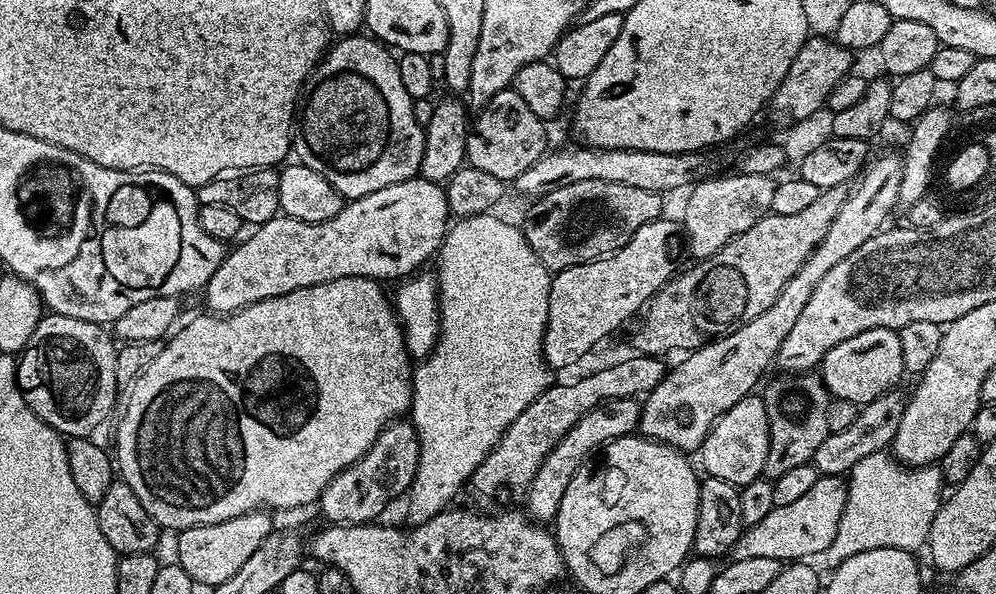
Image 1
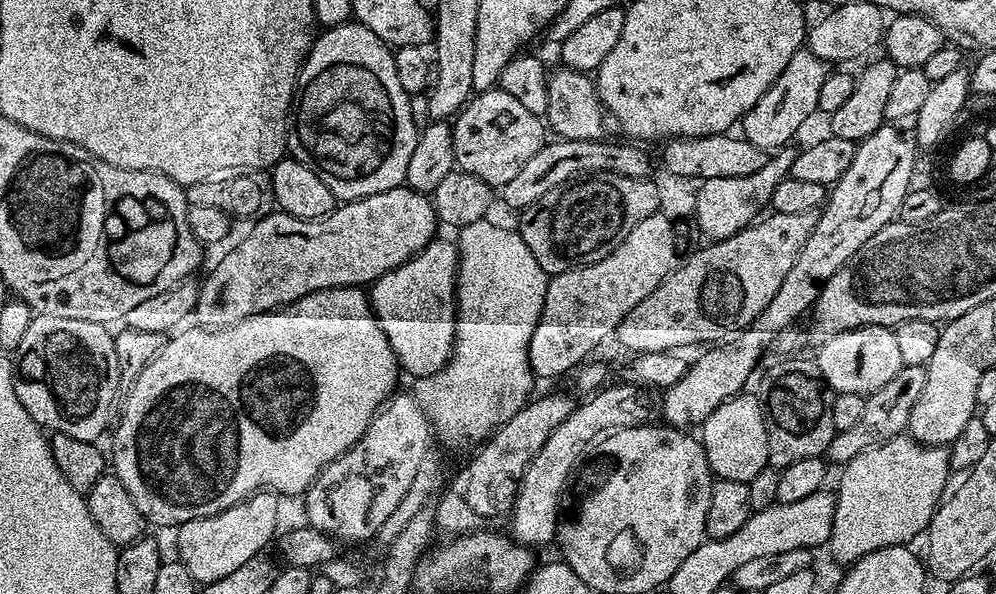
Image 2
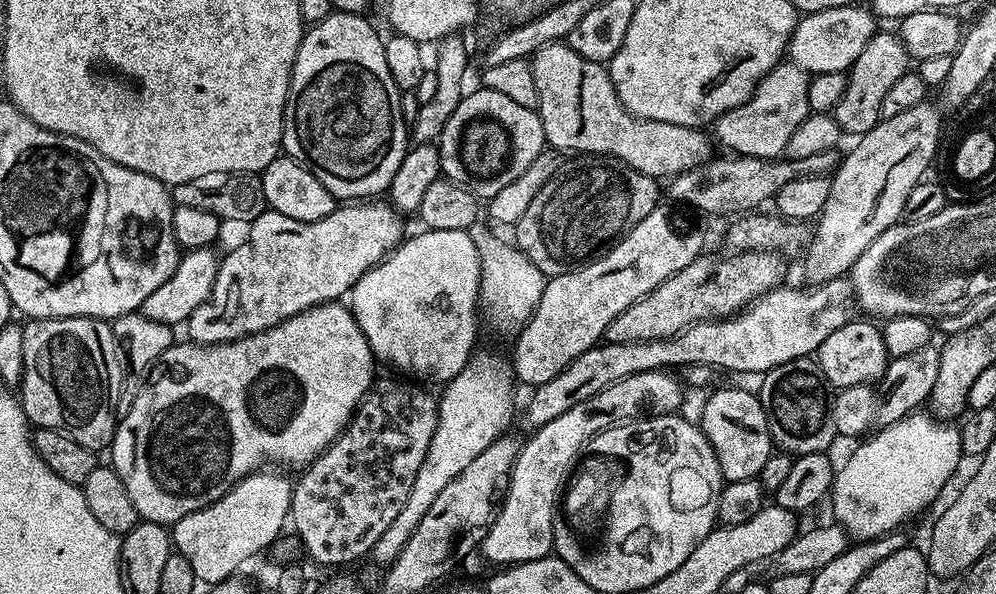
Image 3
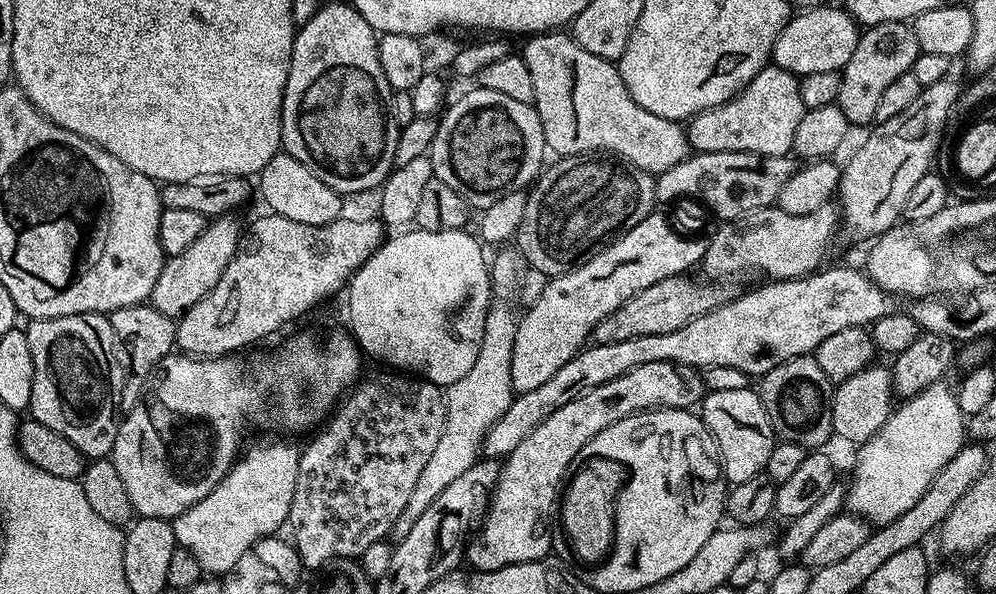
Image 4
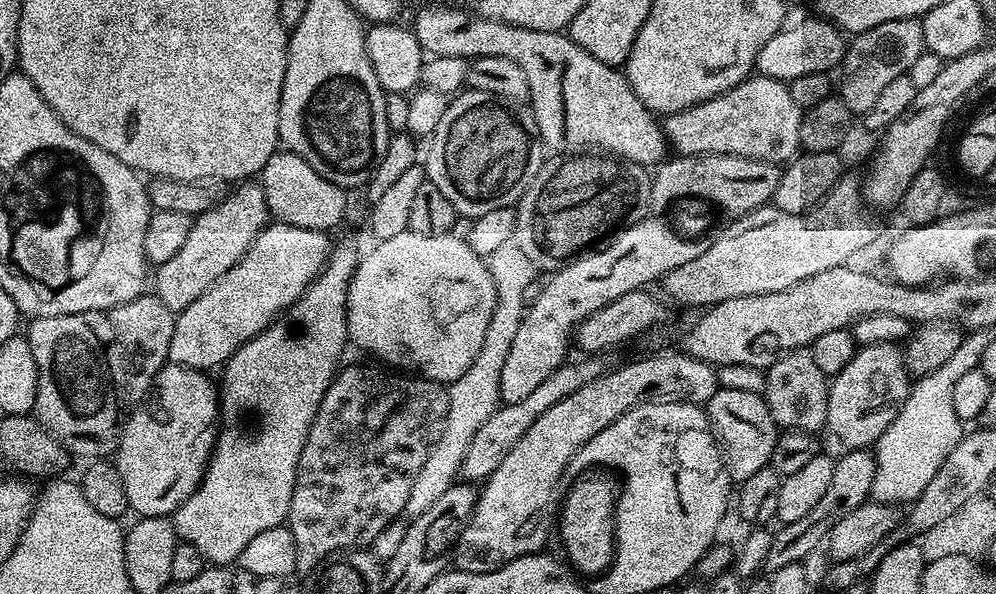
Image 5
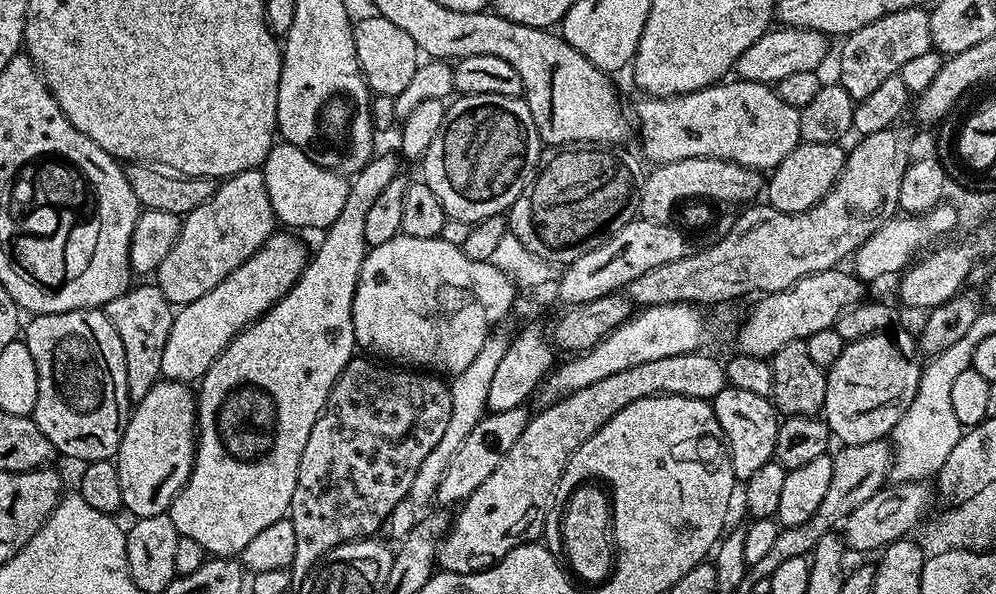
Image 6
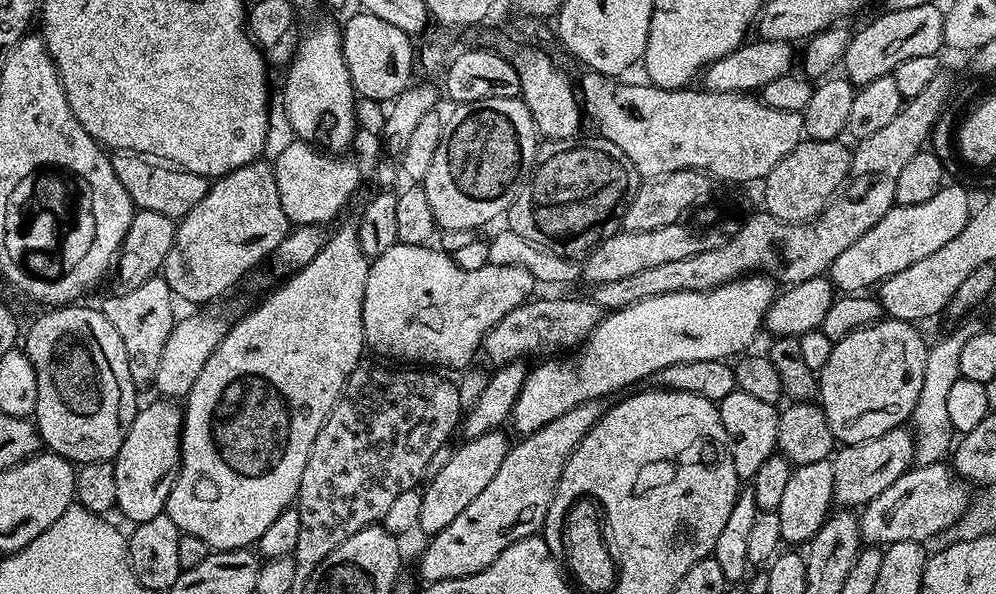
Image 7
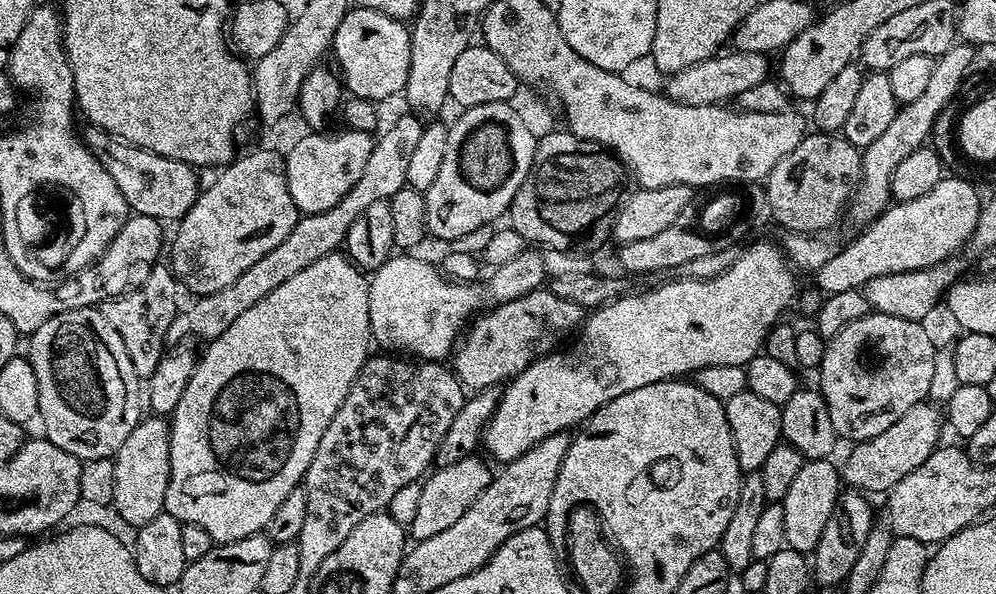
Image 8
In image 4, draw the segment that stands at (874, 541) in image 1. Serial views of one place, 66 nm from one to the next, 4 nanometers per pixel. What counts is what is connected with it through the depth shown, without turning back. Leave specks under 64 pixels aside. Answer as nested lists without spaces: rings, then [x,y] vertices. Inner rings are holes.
[[[943,383],[935,384],[922,390],[917,396],[903,401],[899,405],[901,408],[897,407],[875,434],[859,445],[857,452],[860,453],[856,456],[856,469],[852,472],[848,492],[846,488],[846,508],[852,516],[879,526],[906,514],[906,510],[910,510],[910,506],[914,506],[932,488],[932,483],[942,474],[954,454],[958,454],[960,449],[965,447],[965,417],[955,395],[951,391],[948,393],[944,387]]]

